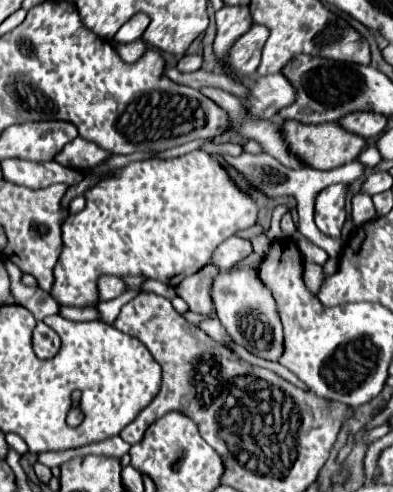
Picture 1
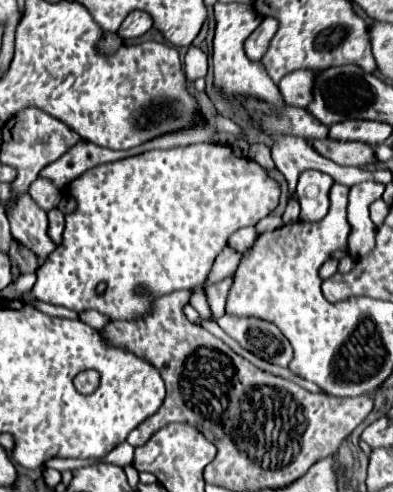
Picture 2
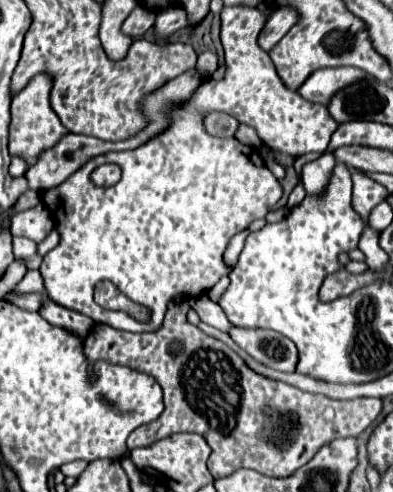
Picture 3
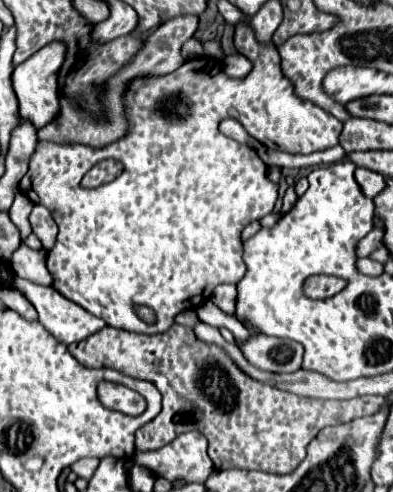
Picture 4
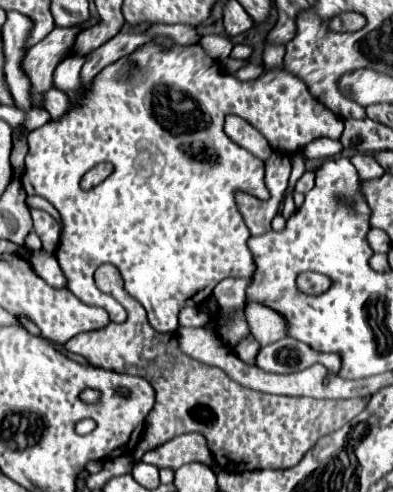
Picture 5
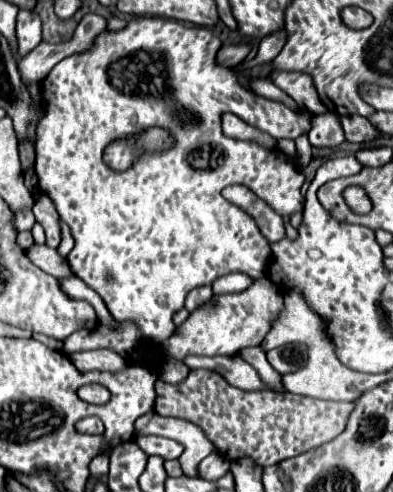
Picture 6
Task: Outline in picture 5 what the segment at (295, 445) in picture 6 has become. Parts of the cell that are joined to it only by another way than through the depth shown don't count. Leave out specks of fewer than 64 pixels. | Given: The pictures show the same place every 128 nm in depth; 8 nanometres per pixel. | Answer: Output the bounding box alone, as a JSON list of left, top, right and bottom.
[64,264,366,472]

